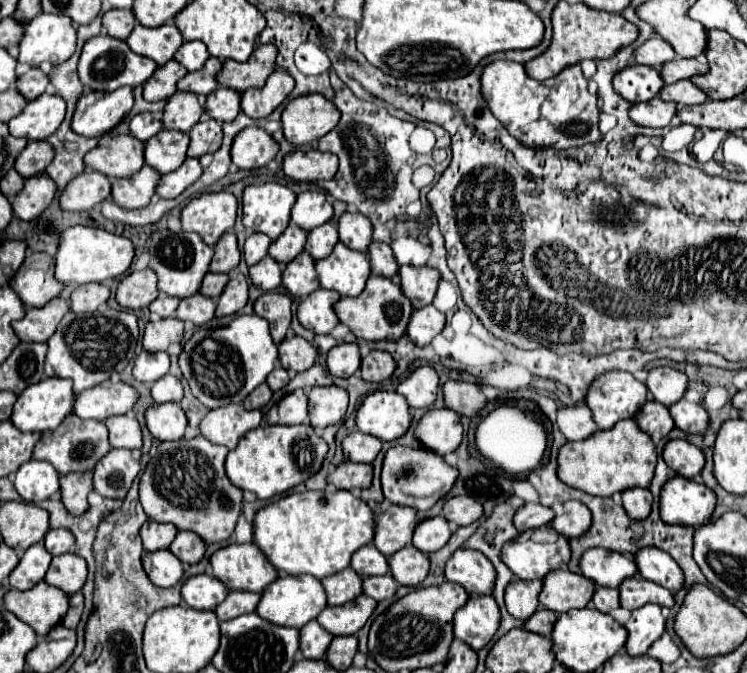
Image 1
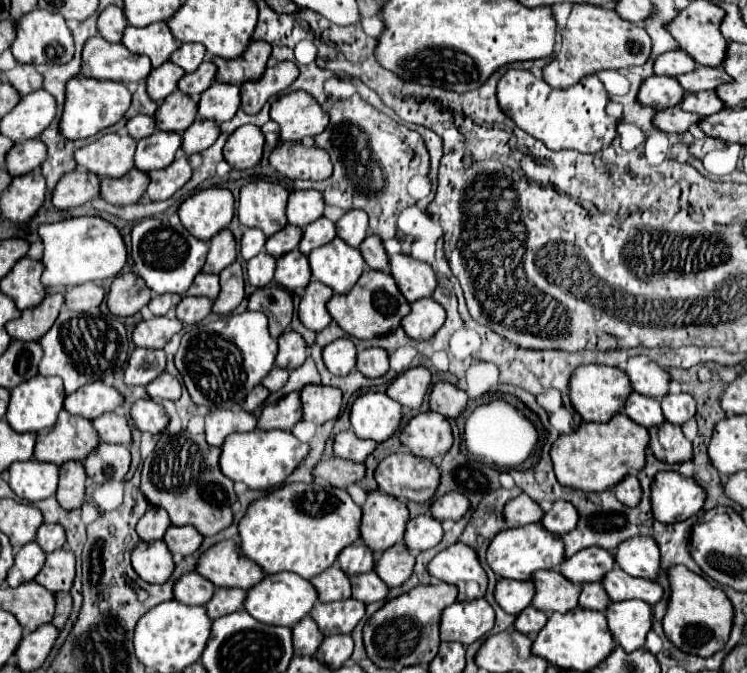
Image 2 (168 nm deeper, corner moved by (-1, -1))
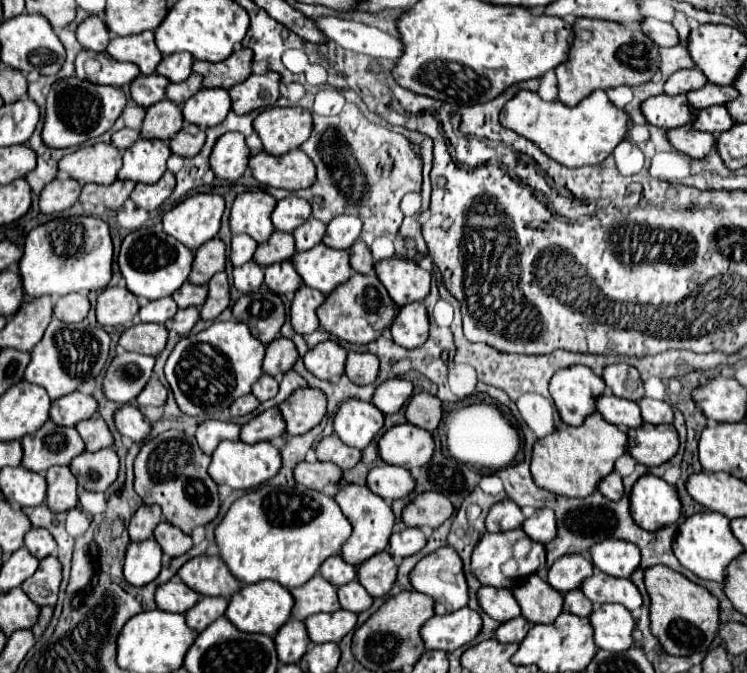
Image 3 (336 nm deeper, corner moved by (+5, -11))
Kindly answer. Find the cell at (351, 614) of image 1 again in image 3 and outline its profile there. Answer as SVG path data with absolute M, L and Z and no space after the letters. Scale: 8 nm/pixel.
M345 609L335 613L317 613L305 619L309 639L313 643L339 643L357 623L357 615Z

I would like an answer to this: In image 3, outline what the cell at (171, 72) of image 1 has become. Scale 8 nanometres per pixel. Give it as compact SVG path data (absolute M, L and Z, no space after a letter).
M153 73L153 75L139 75L131 83L131 97L141 107L151 107L153 103L159 103L165 99L165 87L169 85L169 79Z

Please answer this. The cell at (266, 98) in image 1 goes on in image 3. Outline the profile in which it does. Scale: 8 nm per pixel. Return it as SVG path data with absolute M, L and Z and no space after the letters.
M275 71L263 75L251 75L229 91L231 107L237 115L245 115L255 109L273 107L281 97L279 87L281 87L281 75Z

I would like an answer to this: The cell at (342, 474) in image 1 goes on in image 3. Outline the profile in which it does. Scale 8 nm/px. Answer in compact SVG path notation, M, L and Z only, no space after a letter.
M299 463L295 467L295 481L307 489L323 491L325 485L337 485L343 479L343 471L335 463Z

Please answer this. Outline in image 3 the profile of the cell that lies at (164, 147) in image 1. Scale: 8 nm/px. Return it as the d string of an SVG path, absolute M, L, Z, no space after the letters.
M139 139L133 147L129 147L123 155L123 167L119 171L119 179L131 179L135 183L157 183L165 173L165 163L171 157L169 145L161 139Z

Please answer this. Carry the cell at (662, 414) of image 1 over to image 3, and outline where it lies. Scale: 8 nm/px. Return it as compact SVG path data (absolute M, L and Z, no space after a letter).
M605 393L603 397L597 399L597 411L609 423L619 425L619 427L623 425L627 429L633 429L633 427L641 427L641 423L643 423L637 403L625 401L621 397L615 397L613 393Z

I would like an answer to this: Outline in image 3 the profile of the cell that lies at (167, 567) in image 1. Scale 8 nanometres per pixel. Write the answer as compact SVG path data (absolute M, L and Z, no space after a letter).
M155 539L143 541L143 543L129 543L123 573L127 583L141 587L157 579L161 573L161 547Z

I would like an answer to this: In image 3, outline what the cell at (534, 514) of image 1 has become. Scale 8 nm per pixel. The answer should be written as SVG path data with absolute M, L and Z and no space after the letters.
M505 499L491 507L485 525L491 533L497 533L497 531L519 529L523 527L523 521L525 521L525 515L521 513L521 509L511 499Z

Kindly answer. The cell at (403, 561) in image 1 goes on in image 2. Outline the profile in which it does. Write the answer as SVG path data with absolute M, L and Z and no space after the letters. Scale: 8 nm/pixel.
M399 541L391 549L385 549L381 559L375 563L375 573L385 581L387 587L399 587L411 577L413 565L415 557L407 551L403 541Z

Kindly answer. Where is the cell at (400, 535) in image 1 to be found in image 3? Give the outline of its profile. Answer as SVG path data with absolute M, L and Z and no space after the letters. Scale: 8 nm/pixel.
M345 485L335 495L335 501L339 503L339 507L345 513L345 517L353 523L353 533L347 539L347 543L341 547L341 557L347 563L357 567L359 563L363 563L369 557L381 553L389 545L389 535L393 533L395 515L391 511L391 507L379 495L371 493L367 487L361 487L361 485Z

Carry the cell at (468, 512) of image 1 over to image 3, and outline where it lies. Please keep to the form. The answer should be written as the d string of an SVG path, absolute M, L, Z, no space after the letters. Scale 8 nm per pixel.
M429 491L429 493L419 495L413 503L409 503L403 509L403 523L407 527L429 525L429 527L437 529L453 515L453 511L455 511L455 507L445 495Z

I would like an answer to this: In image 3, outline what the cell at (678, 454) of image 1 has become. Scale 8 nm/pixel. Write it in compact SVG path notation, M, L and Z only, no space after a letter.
M649 425L629 429L629 453L647 467L667 463L679 449L679 435L671 425Z

